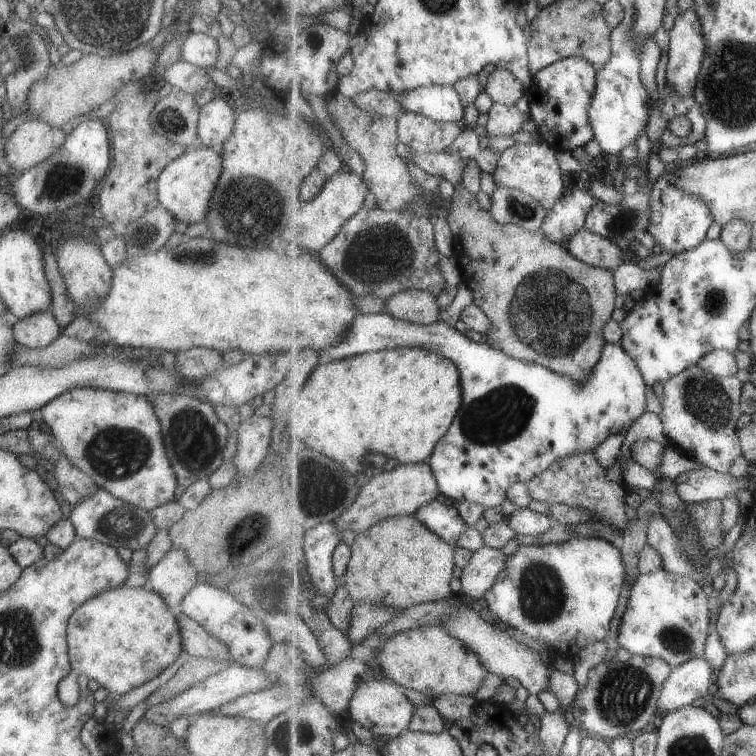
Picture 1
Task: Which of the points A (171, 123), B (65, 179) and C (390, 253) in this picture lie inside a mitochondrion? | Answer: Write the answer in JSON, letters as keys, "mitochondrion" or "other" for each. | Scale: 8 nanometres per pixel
{"A":"mitochondrion","B":"mitochondrion","C":"mitochondrion"}

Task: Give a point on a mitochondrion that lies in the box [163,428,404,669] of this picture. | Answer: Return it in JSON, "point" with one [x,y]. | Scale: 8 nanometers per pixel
{"point":[321,491]}

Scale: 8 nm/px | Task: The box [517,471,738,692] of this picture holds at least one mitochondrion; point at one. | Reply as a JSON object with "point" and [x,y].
{"point":[678,641]}

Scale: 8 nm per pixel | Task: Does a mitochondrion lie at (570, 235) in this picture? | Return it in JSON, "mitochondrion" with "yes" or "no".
{"mitochondrion":"no"}

